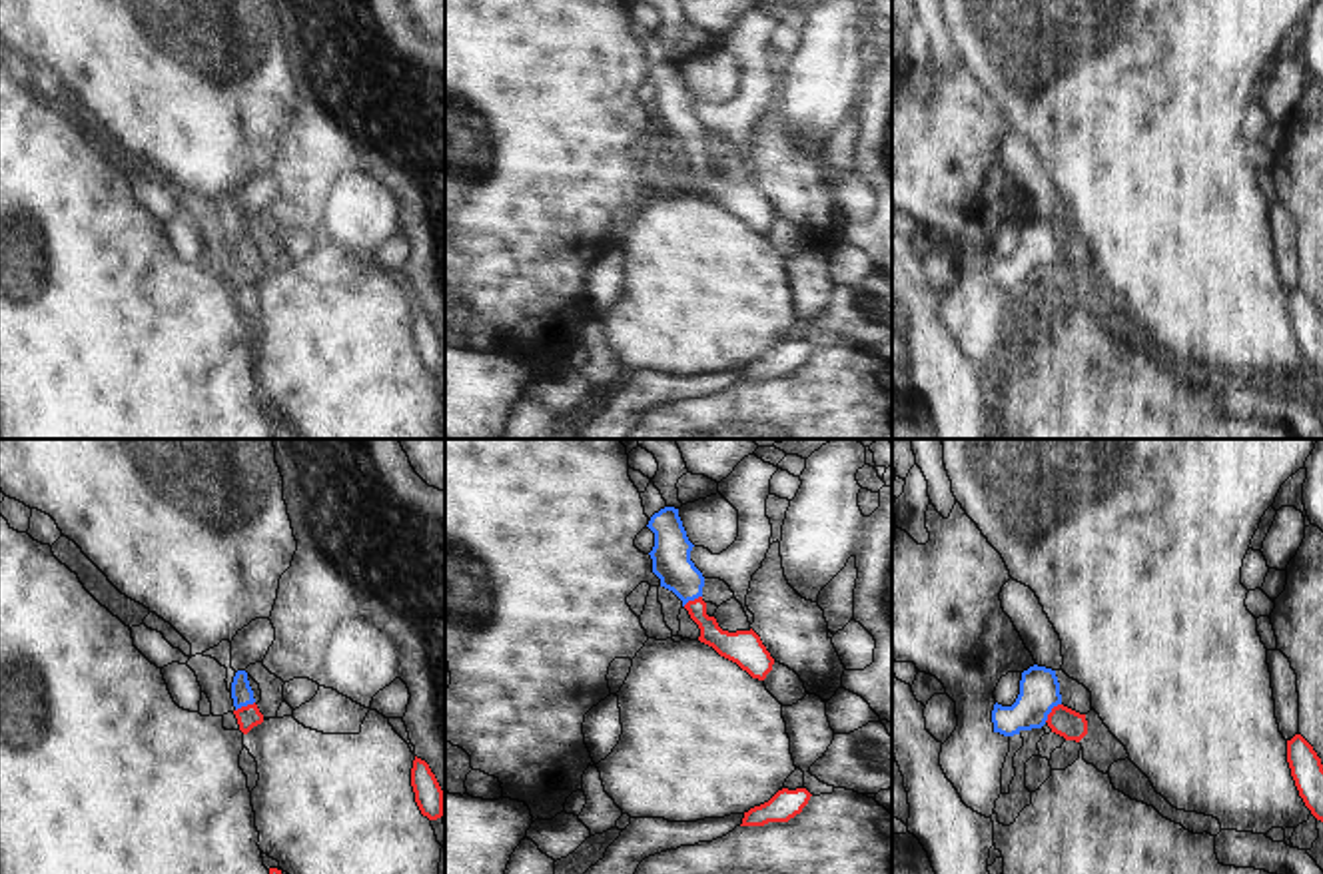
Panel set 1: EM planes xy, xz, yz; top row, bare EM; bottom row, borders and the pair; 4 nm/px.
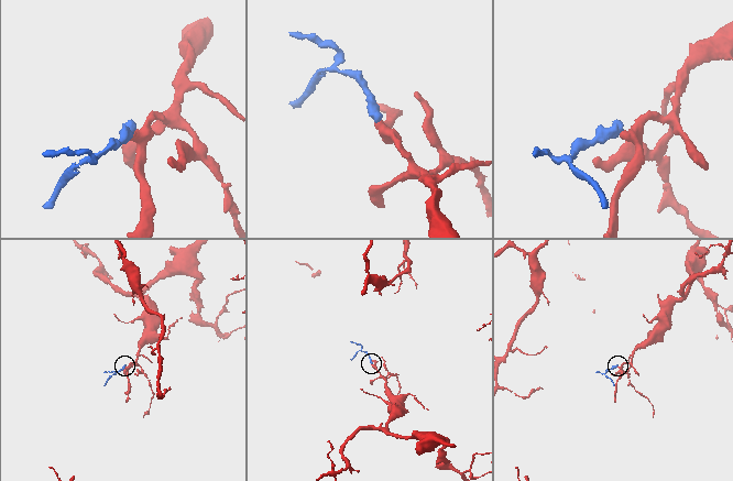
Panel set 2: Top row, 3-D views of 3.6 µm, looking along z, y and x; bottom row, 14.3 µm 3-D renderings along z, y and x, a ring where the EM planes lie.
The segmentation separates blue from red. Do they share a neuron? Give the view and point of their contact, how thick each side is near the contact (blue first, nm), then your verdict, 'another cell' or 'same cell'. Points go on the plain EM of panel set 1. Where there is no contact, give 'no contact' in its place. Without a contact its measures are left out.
yz (1050, 264) | 160/120 nm | same cell

